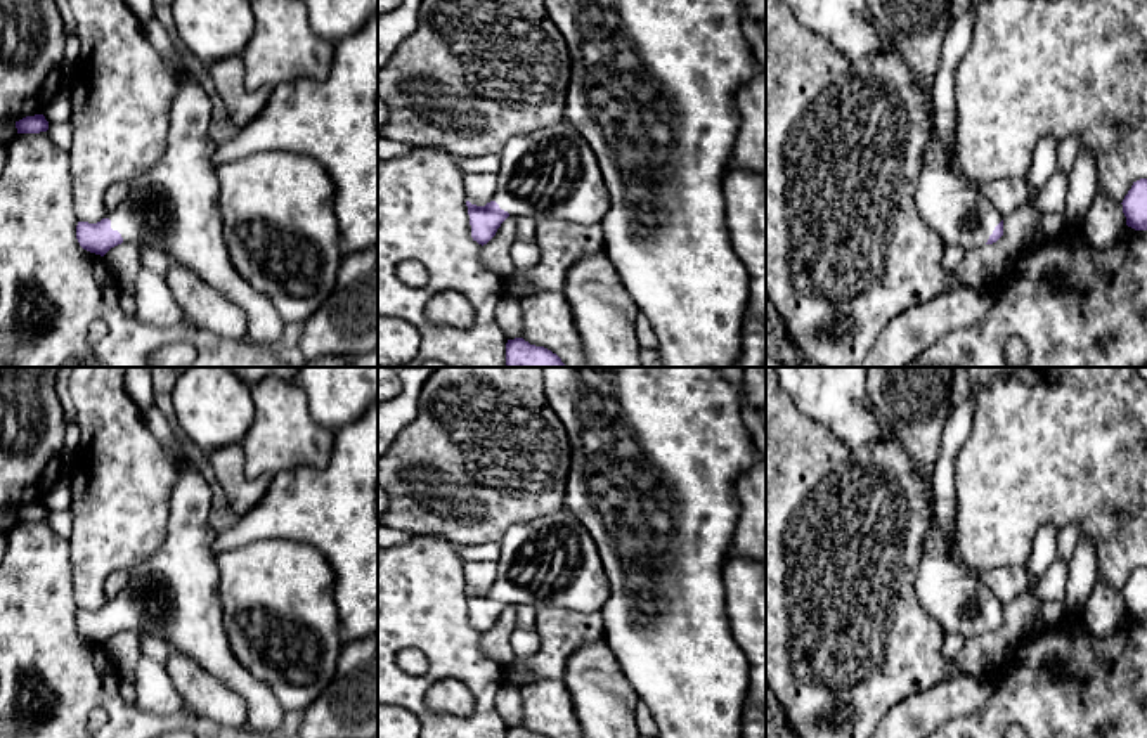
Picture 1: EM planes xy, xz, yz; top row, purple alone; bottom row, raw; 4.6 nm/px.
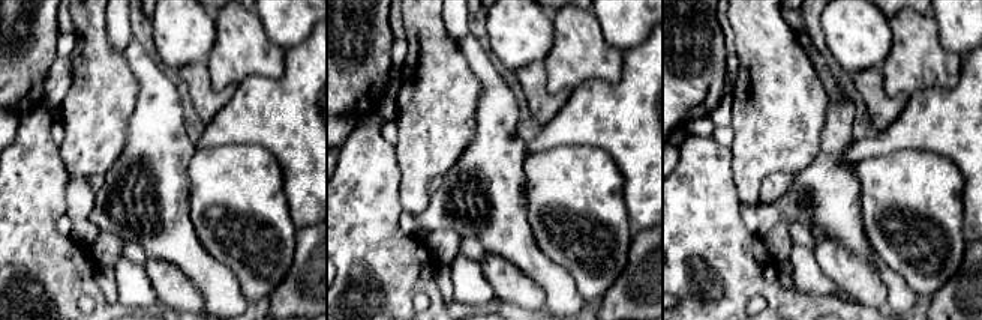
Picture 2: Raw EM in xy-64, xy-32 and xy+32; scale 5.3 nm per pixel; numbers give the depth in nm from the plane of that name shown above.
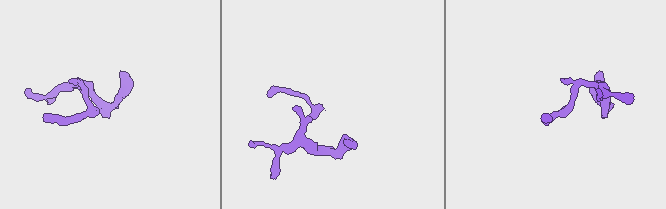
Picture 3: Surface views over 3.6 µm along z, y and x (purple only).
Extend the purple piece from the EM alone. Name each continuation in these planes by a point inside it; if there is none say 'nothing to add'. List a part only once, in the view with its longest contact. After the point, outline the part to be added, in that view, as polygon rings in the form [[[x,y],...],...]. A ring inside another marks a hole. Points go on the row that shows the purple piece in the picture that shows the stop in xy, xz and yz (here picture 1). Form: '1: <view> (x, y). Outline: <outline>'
1: xy (174, 207). Outline: [[[152,17],[144,24],[144,35],[173,73],[177,92],[172,97],[170,118],[163,154],[158,161],[130,180],[128,197],[106,215],[111,229],[118,230],[123,243],[151,246],[166,253],[172,263],[198,274],[210,286],[225,293],[246,314],[244,340],[256,346],[274,346],[288,324],[277,314],[274,303],[234,269],[225,241],[220,215],[220,185],[211,161],[217,142],[210,135],[213,100],[206,88],[191,74],[180,52],[166,29]]]

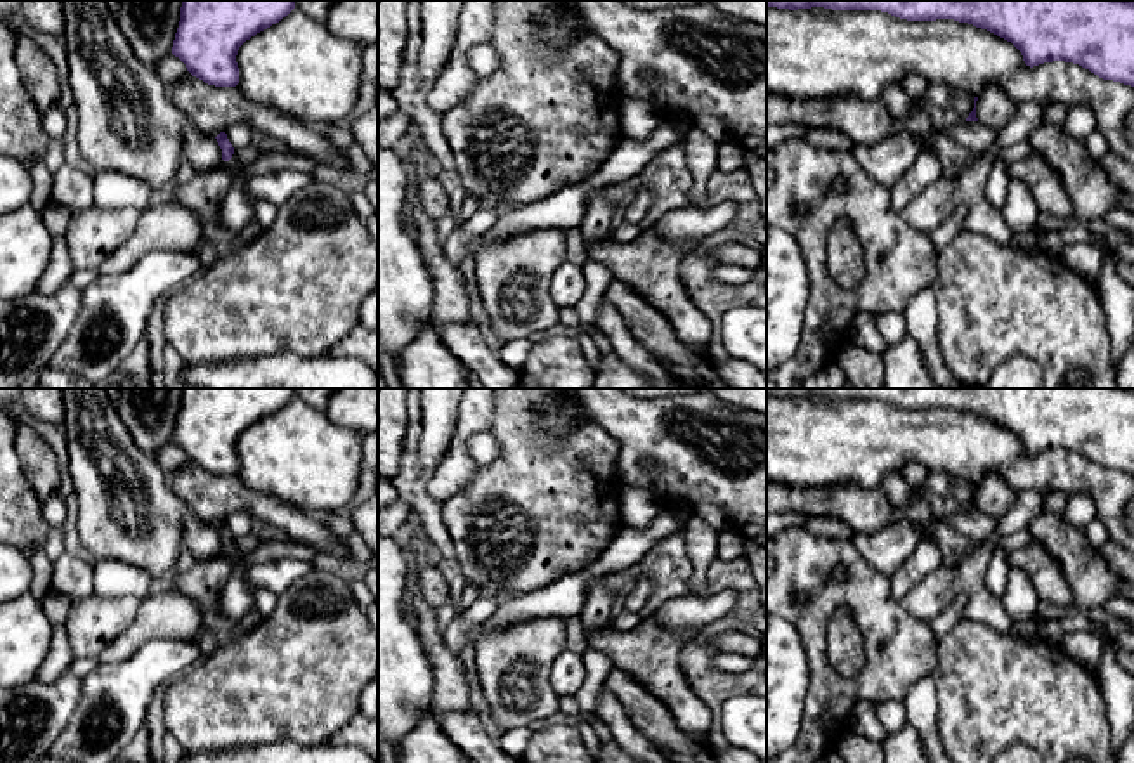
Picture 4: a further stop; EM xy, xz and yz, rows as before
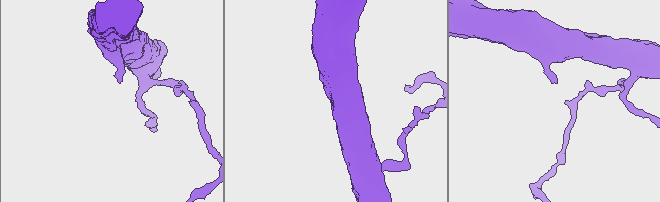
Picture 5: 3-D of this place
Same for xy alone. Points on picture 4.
1: xy (233, 163). Outline: [[[234,154],[229,161],[224,161],[224,166],[234,173],[236,182],[243,184],[246,180],[248,175],[243,173],[244,163],[241,163]]]

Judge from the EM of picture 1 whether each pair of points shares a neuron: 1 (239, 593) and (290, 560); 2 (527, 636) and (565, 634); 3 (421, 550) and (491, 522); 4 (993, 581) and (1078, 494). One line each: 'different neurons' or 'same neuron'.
1: same neuron
2: different neurons
3: different neurons
4: different neurons

